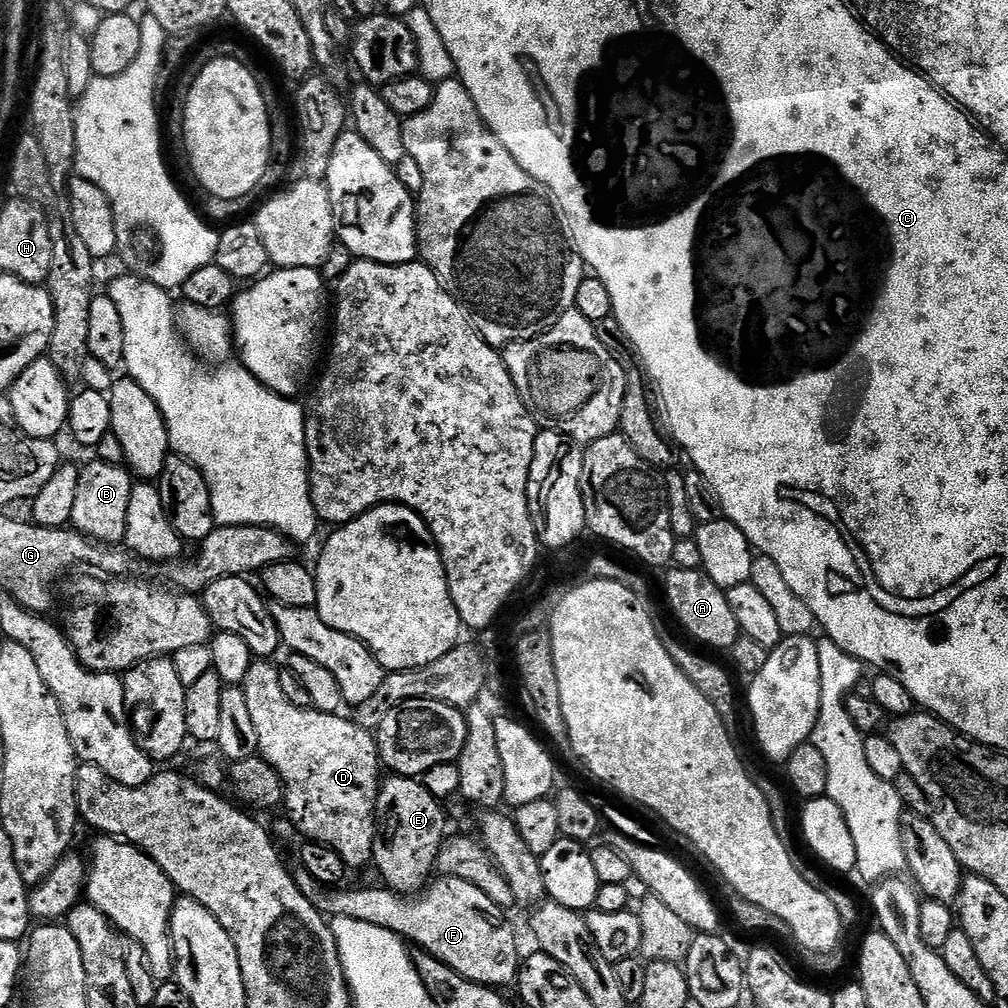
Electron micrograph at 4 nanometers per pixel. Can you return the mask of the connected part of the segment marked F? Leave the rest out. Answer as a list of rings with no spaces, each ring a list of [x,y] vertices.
[[[302,867],[294,872],[298,890],[323,912],[325,917],[354,918],[354,922],[370,922],[382,926],[403,938],[419,951],[429,952],[434,958],[446,962],[450,970],[458,970],[462,978],[484,984],[487,988],[503,989],[503,984],[515,985],[522,963],[522,952],[516,949],[516,936],[504,925],[505,909],[498,907],[478,886],[462,882],[462,878],[440,876],[433,879],[409,904],[388,904],[387,887],[356,888],[350,892],[329,890],[319,884]]]

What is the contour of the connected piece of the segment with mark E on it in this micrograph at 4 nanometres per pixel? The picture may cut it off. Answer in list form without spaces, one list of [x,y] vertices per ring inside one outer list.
[[[392,774],[381,783],[376,794],[376,837],[372,859],[374,868],[385,880],[381,881],[393,893],[416,894],[429,883],[440,846],[446,839],[444,808],[445,805],[436,800],[419,779]]]

